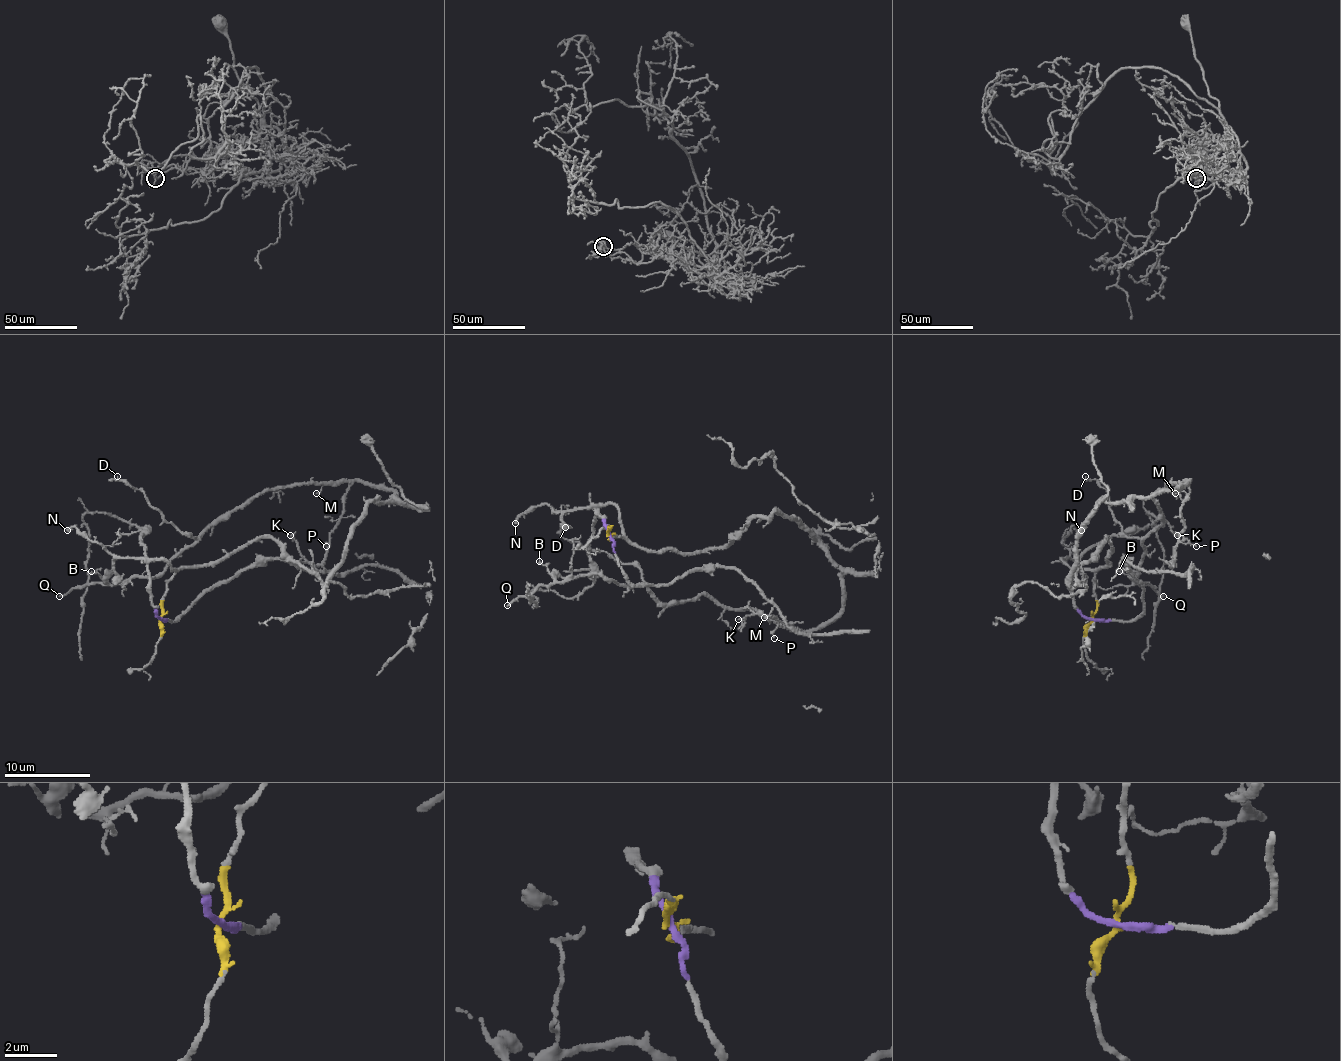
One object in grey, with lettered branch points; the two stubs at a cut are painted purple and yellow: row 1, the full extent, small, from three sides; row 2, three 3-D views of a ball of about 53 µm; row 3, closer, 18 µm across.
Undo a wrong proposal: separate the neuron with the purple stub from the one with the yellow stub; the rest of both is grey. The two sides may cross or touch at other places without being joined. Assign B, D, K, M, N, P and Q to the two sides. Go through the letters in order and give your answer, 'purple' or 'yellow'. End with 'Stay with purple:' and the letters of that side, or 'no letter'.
B: yellow
D: yellow
K: yellow
M: yellow
N: yellow
P: yellow
Q: yellow
Stay with purple: no letter

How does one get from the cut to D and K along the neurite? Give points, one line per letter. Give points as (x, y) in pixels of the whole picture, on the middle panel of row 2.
D: (608, 534), (699, 552), (776, 513), (841, 571), (841, 608), (787, 629), (705, 595), (662, 604), (565, 528)
K: (608, 534), (699, 552), (724, 547), (755, 517), (798, 522), (841, 571), (841, 608), (804, 632), (737, 619)

